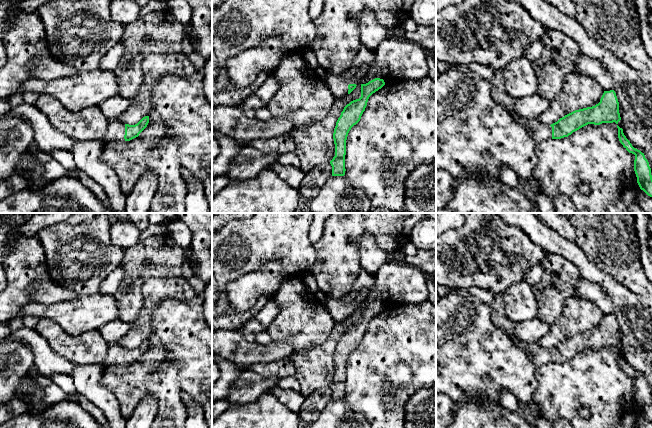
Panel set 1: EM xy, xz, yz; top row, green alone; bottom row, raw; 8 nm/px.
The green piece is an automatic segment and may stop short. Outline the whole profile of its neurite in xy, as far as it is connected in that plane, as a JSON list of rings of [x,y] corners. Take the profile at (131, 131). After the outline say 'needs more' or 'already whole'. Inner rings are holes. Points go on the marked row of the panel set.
[[[149,116],[143,117],[135,125],[124,124],[117,119],[110,120],[103,141],[105,143],[130,141],[138,137],[148,123]]] | needs more

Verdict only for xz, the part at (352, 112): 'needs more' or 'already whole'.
needs more

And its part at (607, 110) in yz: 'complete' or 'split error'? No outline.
split error

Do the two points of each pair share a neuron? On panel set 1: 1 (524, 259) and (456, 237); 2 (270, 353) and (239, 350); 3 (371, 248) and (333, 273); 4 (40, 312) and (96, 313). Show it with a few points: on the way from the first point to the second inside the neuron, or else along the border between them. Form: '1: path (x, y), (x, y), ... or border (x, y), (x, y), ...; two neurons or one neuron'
1: path (507, 259), (479, 259), (473, 254); one neuron
2: path (262, 353), (247, 353); one neuron
3: border (366, 232), (359, 240), (360, 268); two neurons
4: path (54, 312), (82, 313); one neuron

